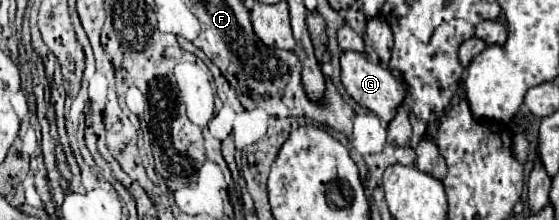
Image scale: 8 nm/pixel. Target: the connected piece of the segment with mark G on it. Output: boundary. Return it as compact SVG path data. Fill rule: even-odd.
M345 52L341 56L341 82L349 96L363 108L377 114L383 122L391 122L397 108L403 104L407 96L407 84L403 84L401 72L384 68L381 63L373 63L365 53Z

